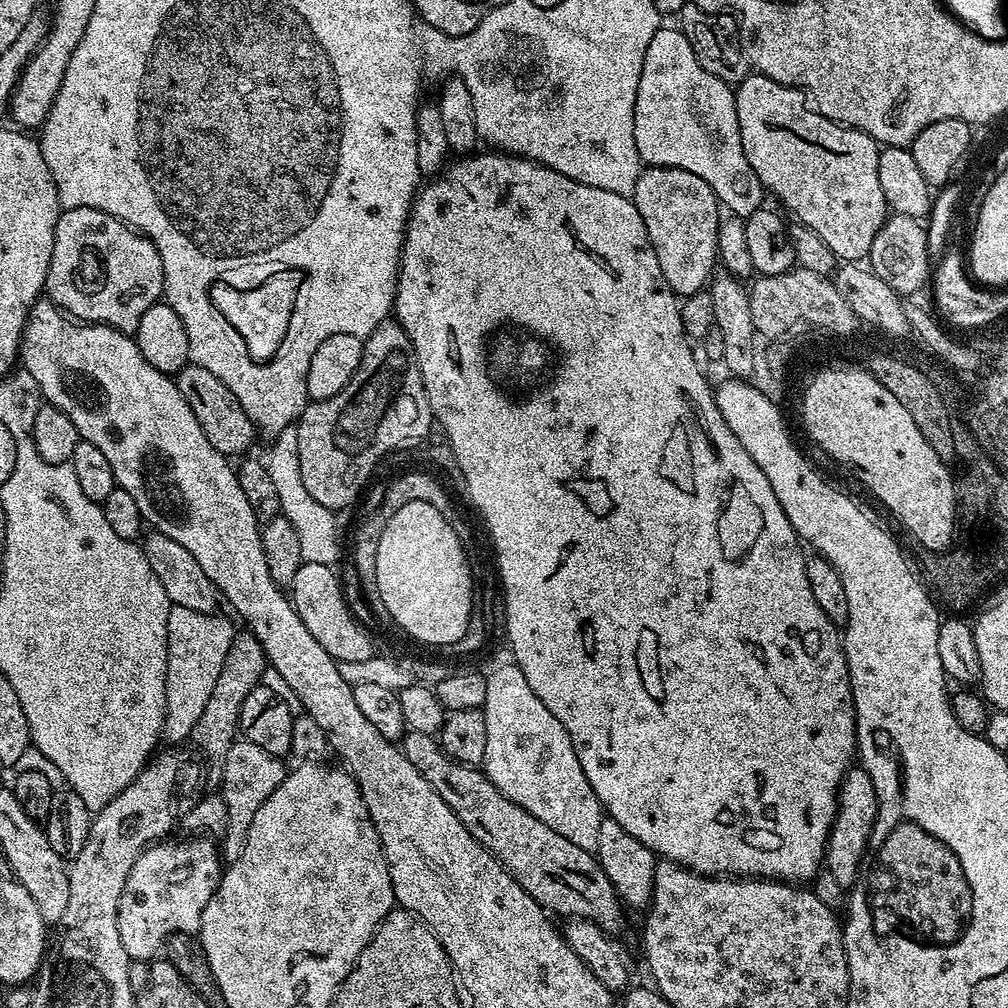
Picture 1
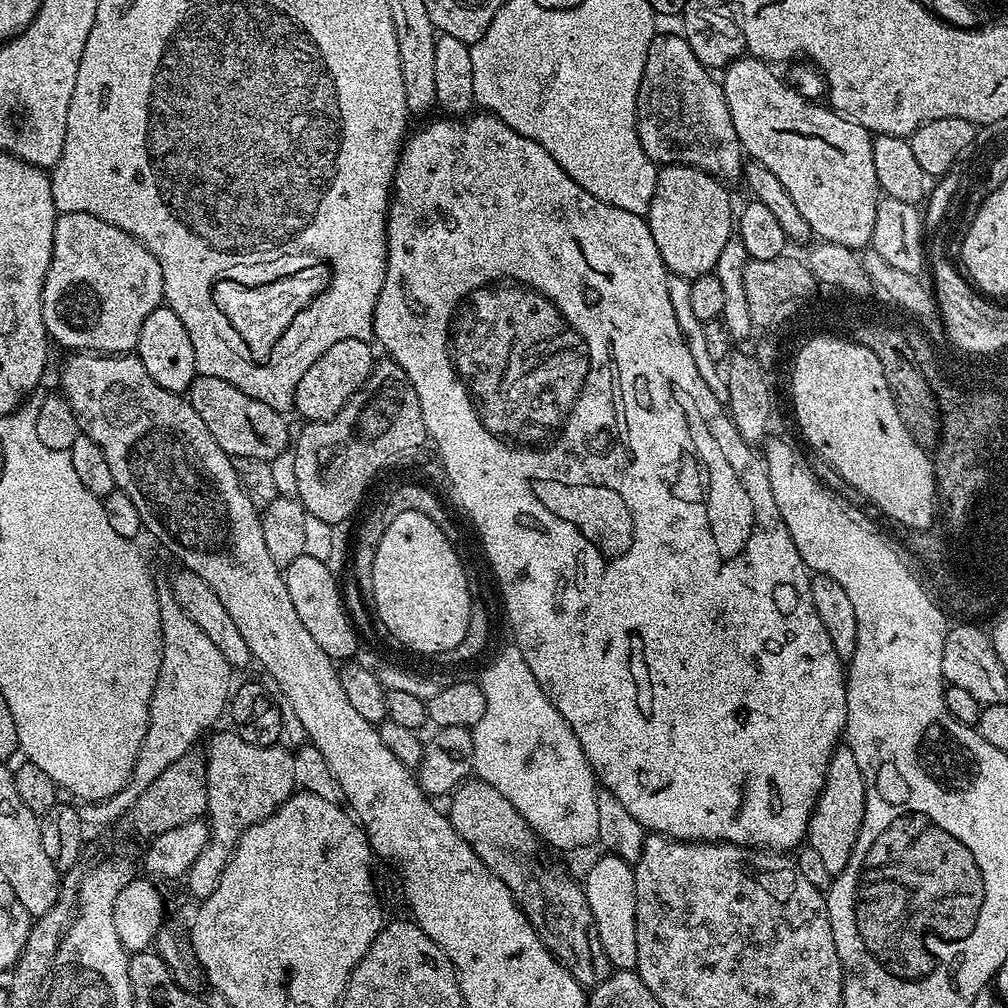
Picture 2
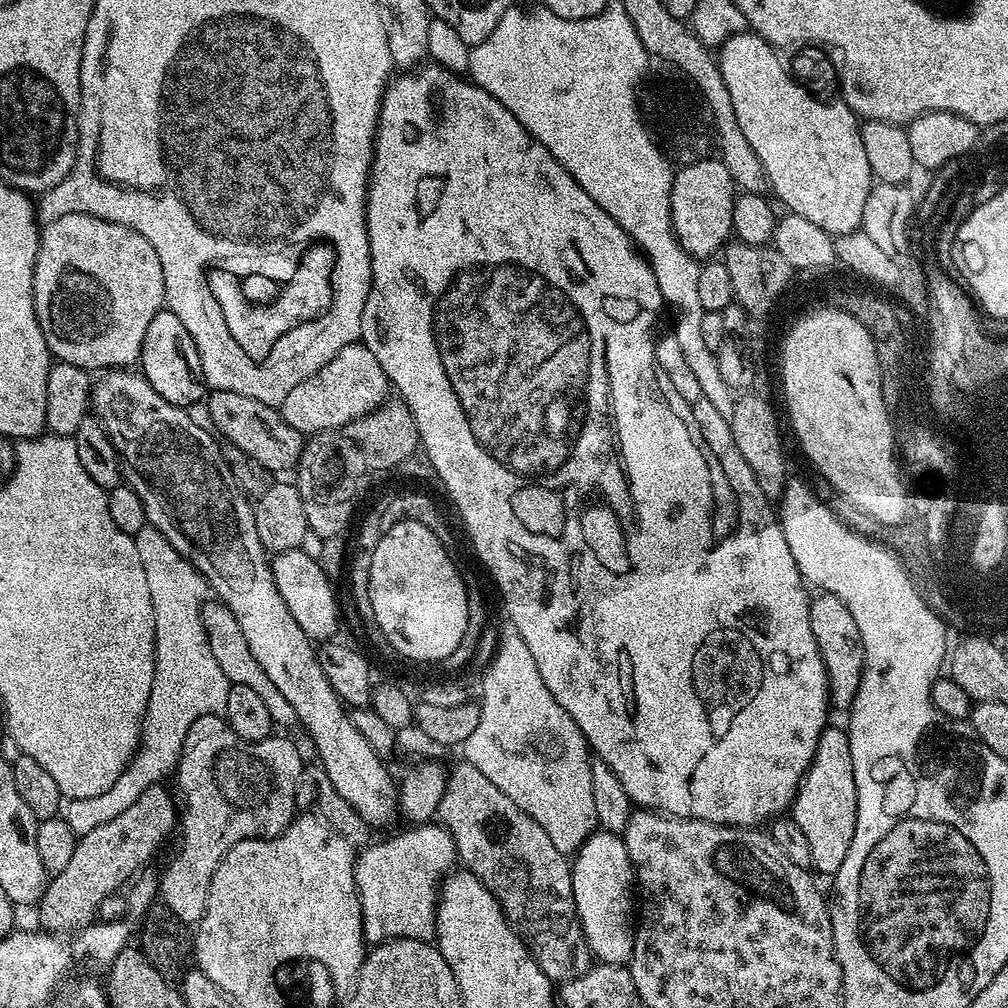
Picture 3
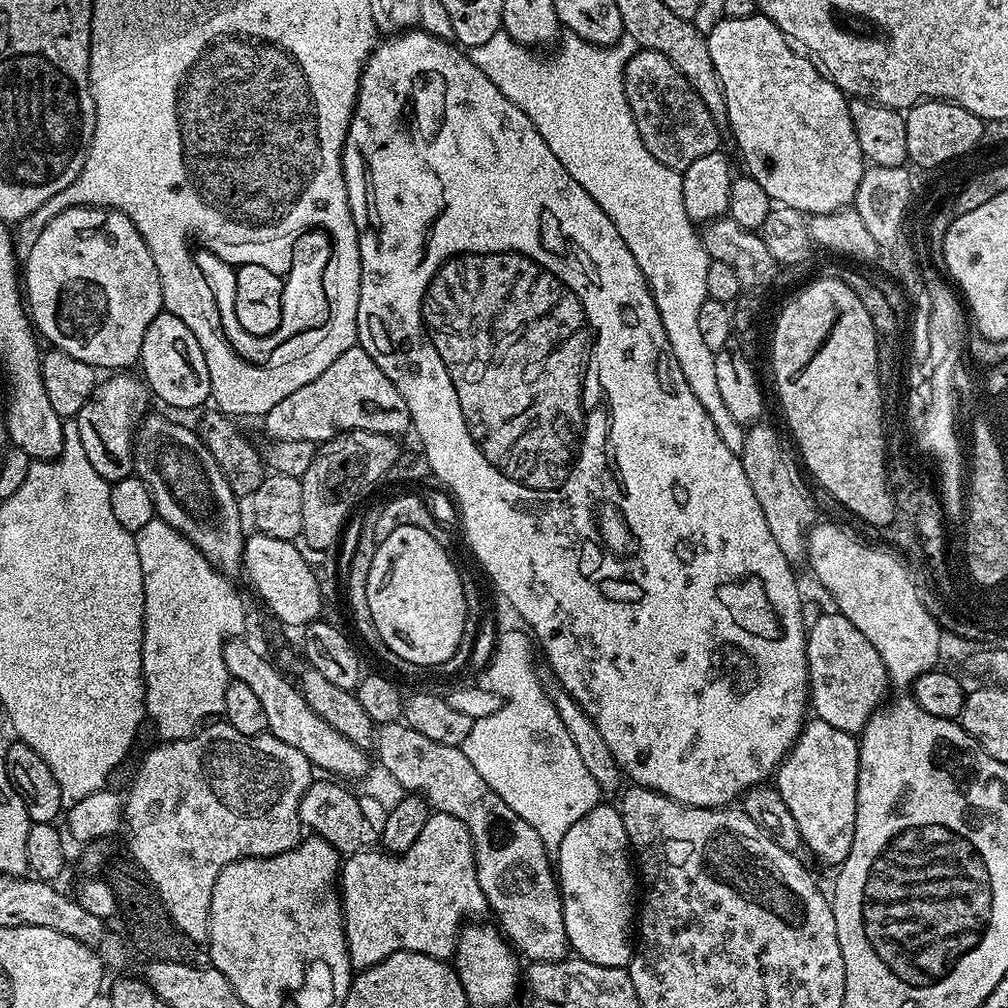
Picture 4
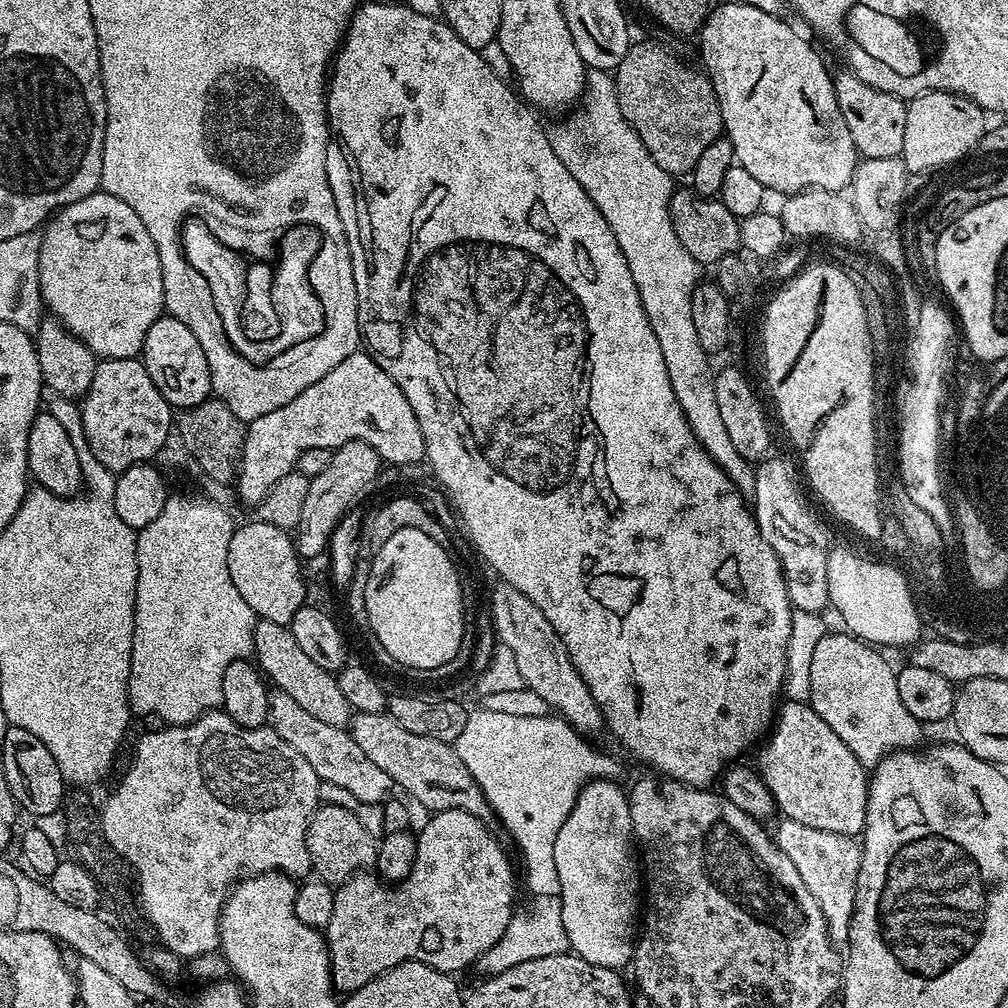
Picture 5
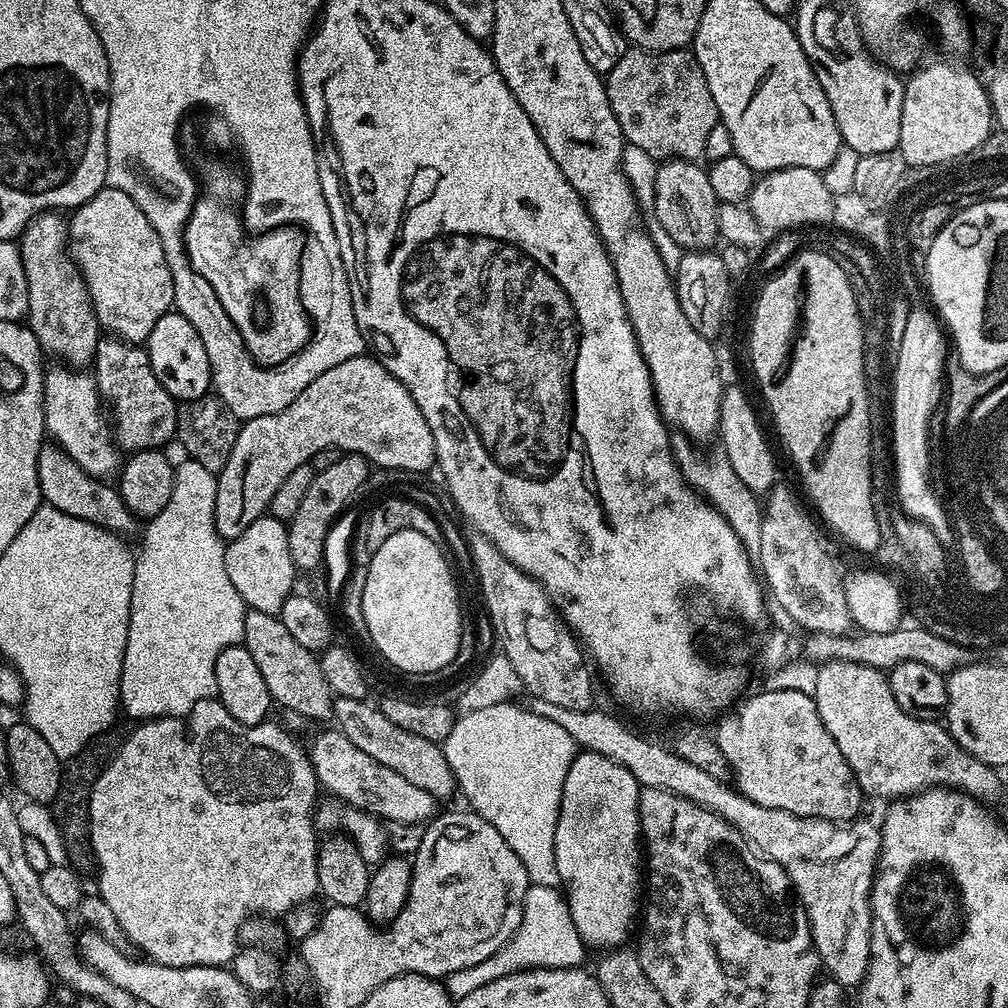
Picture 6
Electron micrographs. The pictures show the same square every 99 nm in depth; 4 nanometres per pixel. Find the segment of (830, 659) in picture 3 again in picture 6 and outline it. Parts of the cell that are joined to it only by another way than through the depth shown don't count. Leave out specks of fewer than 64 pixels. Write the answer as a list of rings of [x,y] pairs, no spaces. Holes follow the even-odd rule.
[[[827,660],[818,667],[817,686],[812,696],[818,706],[818,714],[822,714],[826,730],[830,730],[830,738],[838,742],[842,758],[850,762],[850,770],[854,770],[854,778],[865,797],[881,796],[884,802],[891,802],[900,799],[901,796],[924,792],[927,788],[951,788],[975,796],[981,802],[988,802],[991,796],[999,794],[1000,780],[996,777],[997,769],[970,755],[948,733],[943,723],[936,720],[919,720],[906,714],[906,710],[902,710],[902,706],[894,702],[888,677],[881,669],[858,662]]]

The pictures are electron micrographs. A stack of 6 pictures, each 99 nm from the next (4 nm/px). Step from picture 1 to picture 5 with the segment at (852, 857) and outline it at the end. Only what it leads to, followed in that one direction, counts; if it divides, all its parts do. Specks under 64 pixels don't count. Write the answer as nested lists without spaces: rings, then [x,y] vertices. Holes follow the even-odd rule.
[[[792,700],[782,704],[758,765],[775,807],[784,811],[787,819],[802,822],[802,826],[859,837],[866,822],[870,779],[866,765],[854,758],[846,742],[818,718],[811,704]]]

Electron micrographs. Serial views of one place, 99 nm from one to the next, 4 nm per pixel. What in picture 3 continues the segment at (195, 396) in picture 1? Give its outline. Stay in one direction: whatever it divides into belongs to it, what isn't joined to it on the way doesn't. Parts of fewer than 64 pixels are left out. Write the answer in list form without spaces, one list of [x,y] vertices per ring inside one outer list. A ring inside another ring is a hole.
[[[230,390],[213,391],[207,397],[207,404],[208,416],[213,424],[211,427],[221,437],[224,435],[228,444],[238,446],[242,454],[250,454],[254,462],[266,466],[268,472],[279,474],[299,465],[306,443],[305,433],[294,430],[294,426],[290,426],[290,422],[282,418],[279,407],[258,402],[258,398],[246,398],[246,394],[234,394]]]

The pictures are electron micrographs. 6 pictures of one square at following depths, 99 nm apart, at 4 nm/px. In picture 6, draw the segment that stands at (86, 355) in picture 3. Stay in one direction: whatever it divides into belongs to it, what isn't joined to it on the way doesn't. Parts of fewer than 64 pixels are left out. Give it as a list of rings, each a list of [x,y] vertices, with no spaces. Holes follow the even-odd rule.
[[[106,186],[71,213],[68,242],[70,255],[84,276],[101,329],[119,340],[143,345],[158,318],[174,308],[174,278],[170,278],[170,266],[166,262],[166,254],[162,254],[162,242],[146,214],[142,214],[140,207],[125,192]]]

